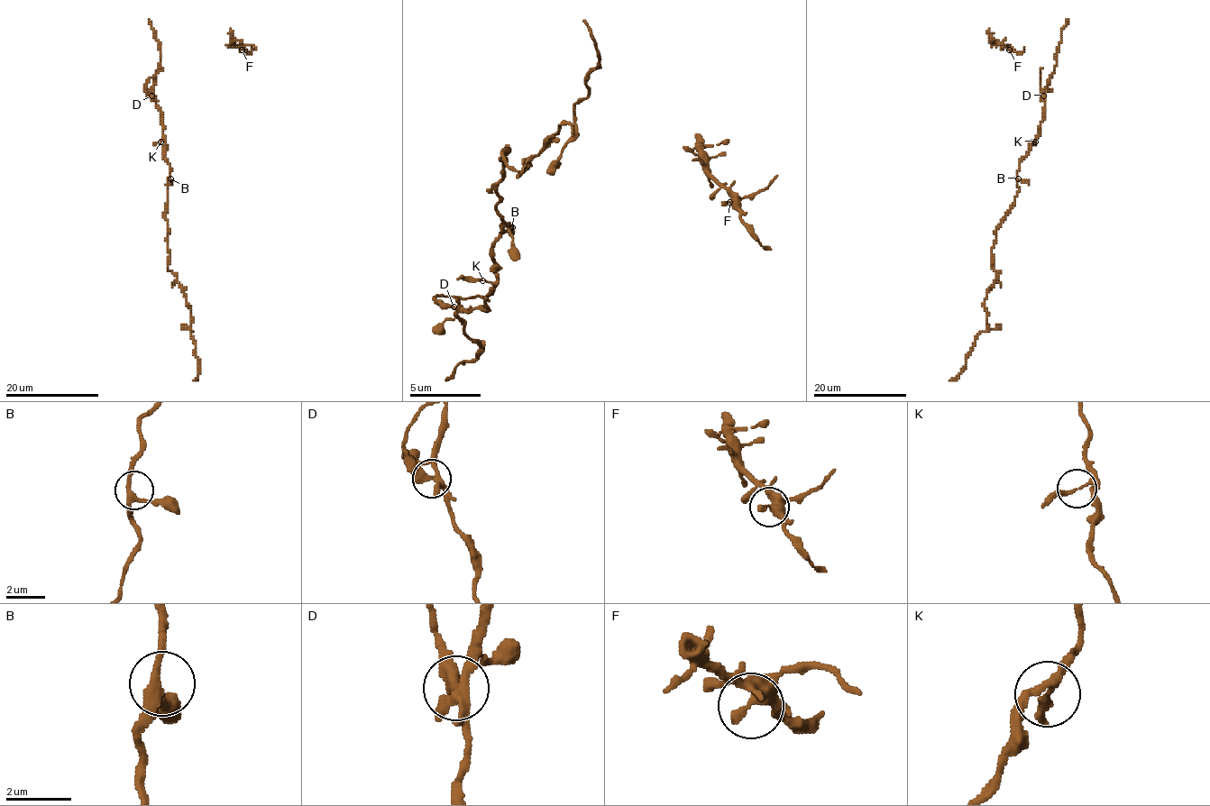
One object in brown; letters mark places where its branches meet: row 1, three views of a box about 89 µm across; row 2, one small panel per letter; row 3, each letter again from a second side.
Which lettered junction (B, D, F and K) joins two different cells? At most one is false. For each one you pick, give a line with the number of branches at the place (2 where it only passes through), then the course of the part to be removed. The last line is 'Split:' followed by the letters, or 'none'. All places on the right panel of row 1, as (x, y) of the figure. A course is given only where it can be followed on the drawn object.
D: branches 3; course (1043, 96), (1040, 87), (1042, 68)
Split: D

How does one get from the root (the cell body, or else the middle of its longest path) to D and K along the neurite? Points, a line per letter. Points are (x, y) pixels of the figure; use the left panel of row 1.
D: (168, 178), (170, 165), (164, 157), (162, 112), (151, 96)
K: (168, 178), (170, 165), (164, 157), (166, 143), (161, 141)

